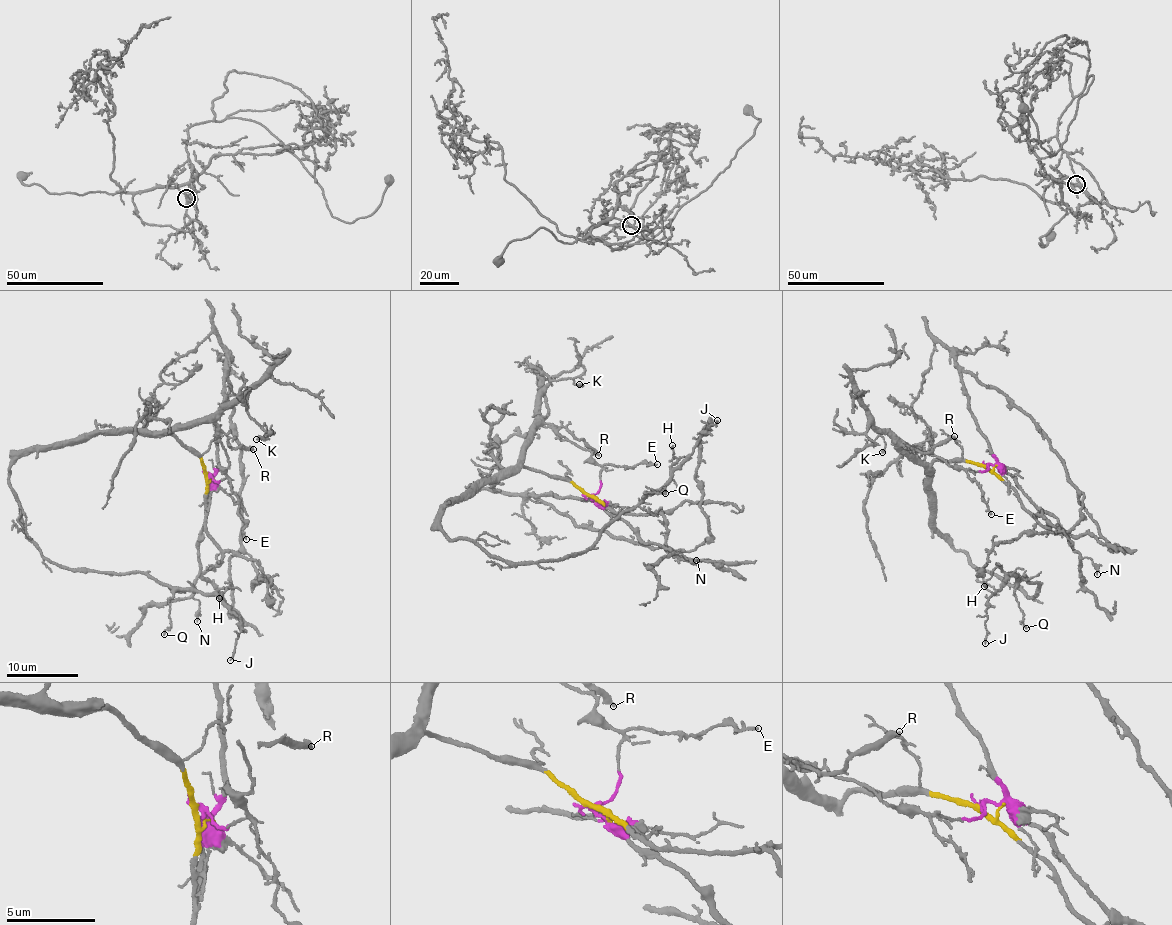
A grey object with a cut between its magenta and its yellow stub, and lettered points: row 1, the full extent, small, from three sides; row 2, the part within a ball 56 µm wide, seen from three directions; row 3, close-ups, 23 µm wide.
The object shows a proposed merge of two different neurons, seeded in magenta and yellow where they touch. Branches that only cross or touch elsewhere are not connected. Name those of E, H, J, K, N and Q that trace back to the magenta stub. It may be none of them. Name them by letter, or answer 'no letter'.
E, N

